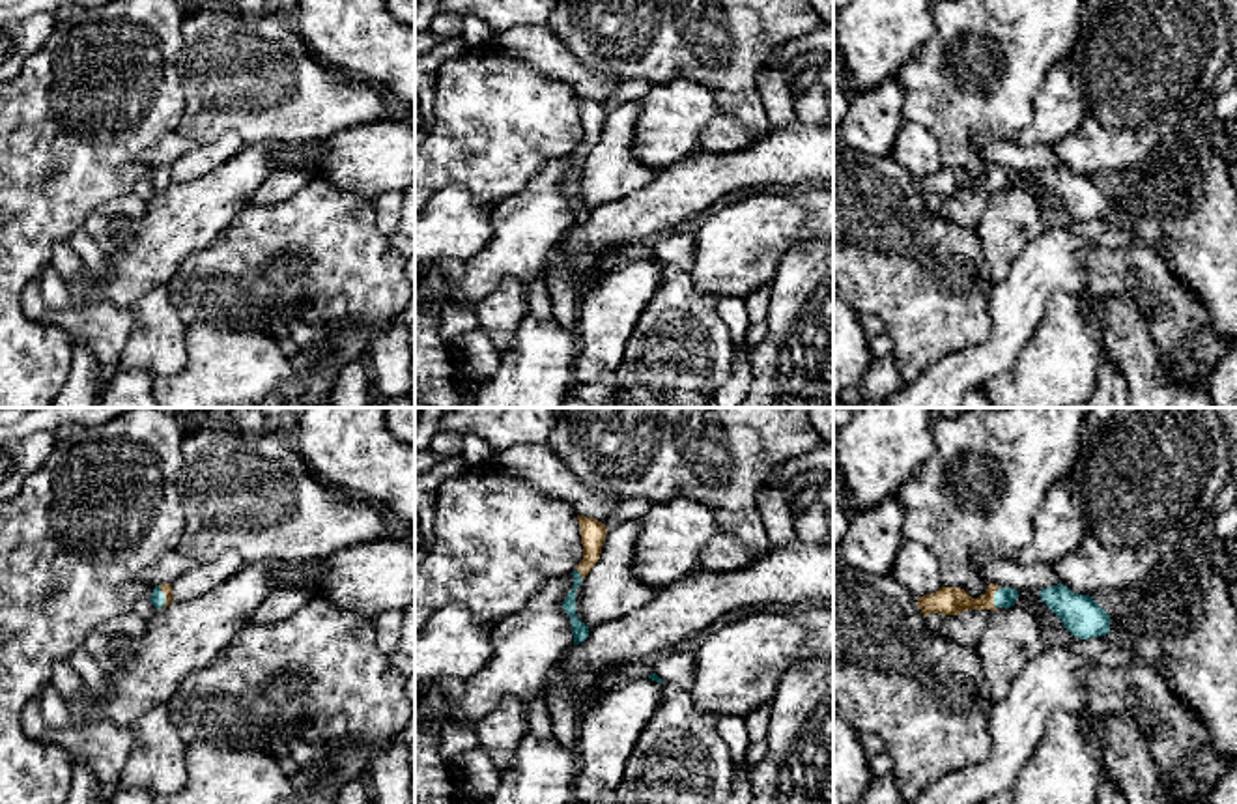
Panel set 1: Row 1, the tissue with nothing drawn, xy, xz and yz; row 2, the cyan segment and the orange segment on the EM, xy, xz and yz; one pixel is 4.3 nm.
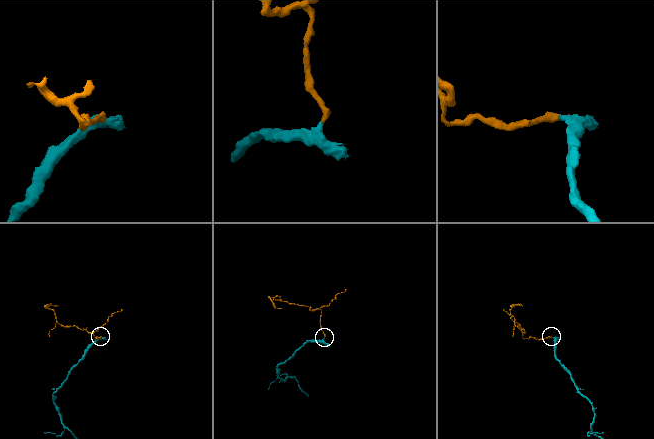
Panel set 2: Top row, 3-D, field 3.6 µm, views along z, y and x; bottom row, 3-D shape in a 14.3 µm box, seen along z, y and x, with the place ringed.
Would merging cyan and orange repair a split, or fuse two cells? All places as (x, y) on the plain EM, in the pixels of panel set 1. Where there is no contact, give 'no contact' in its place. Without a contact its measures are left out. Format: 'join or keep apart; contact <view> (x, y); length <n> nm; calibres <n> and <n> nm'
join; contact yz (995, 178); length 110 nm; calibres 90 and 130 nm

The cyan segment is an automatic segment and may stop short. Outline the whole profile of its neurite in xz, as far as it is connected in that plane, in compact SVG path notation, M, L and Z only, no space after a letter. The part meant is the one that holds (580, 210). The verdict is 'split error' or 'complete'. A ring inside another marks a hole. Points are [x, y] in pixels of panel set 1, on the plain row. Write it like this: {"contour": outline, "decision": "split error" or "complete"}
{"contour": "M579 95L577 101L581 112L583 140L572 153L574 170L568 174L568 178L562 183L564 193L570 196L574 224L581 224L589 219L589 208L581 204L576 194L576 170L581 166L583 159L590 153L590 150L598 144L607 116L607 110L602 103Z", "decision": "split error"}

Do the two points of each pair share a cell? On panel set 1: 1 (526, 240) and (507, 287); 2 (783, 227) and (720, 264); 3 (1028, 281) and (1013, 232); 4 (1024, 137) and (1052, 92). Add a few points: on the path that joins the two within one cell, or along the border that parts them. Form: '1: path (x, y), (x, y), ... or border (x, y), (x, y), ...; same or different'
1: border (524, 285), (512, 277), (503, 277), (477, 305); different
2: path (768, 227), (755, 232), (735, 253); same
3: border (1047, 227), (1024, 247), (1009, 273), (996, 285); different
4: path (1036, 128), (1052, 111), (1052, 103); same

